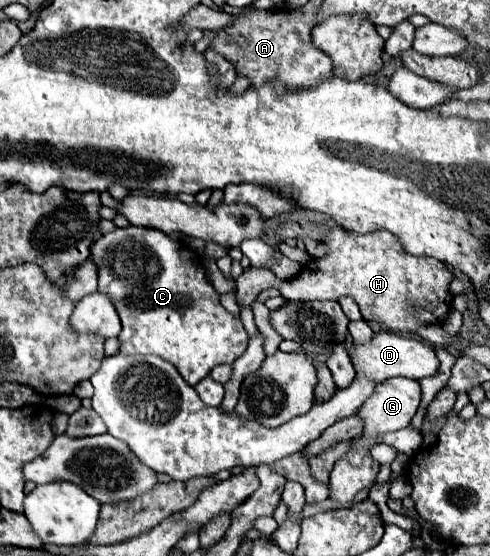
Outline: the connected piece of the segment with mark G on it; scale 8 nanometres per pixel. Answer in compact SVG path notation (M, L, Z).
M389 378L389 380L381 382L381 388L377 388L377 392L373 392L373 396L359 410L361 416L365 416L365 436L361 436L355 442L355 446L347 454L349 460L353 464L361 464L361 456L369 454L371 446L375 444L373 438L379 432L393 432L393 430L399 430L399 428L409 426L413 414L417 412L419 400L421 400L421 388L419 388L419 382L417 380L411 380L411 378Z

